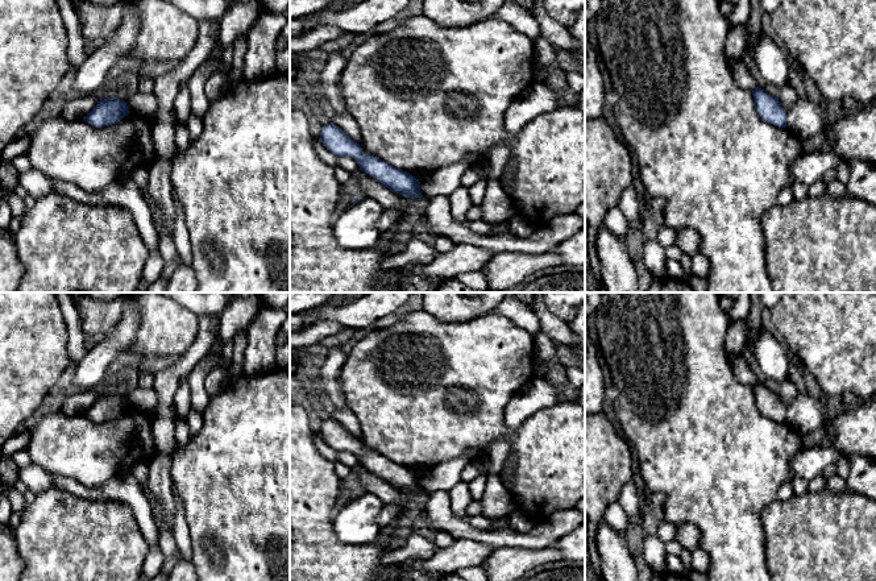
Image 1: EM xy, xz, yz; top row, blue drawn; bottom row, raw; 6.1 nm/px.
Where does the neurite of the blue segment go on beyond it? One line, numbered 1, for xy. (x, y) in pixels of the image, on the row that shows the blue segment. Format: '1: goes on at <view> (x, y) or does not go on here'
1: does not go on here

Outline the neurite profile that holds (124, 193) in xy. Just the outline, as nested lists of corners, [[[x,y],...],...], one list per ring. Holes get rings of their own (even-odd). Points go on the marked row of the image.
[[[123,175],[99,194],[88,194],[72,183],[50,179],[57,192],[91,206],[120,206],[128,209],[136,223],[149,254],[158,250],[159,238],[151,211],[132,178]]]

